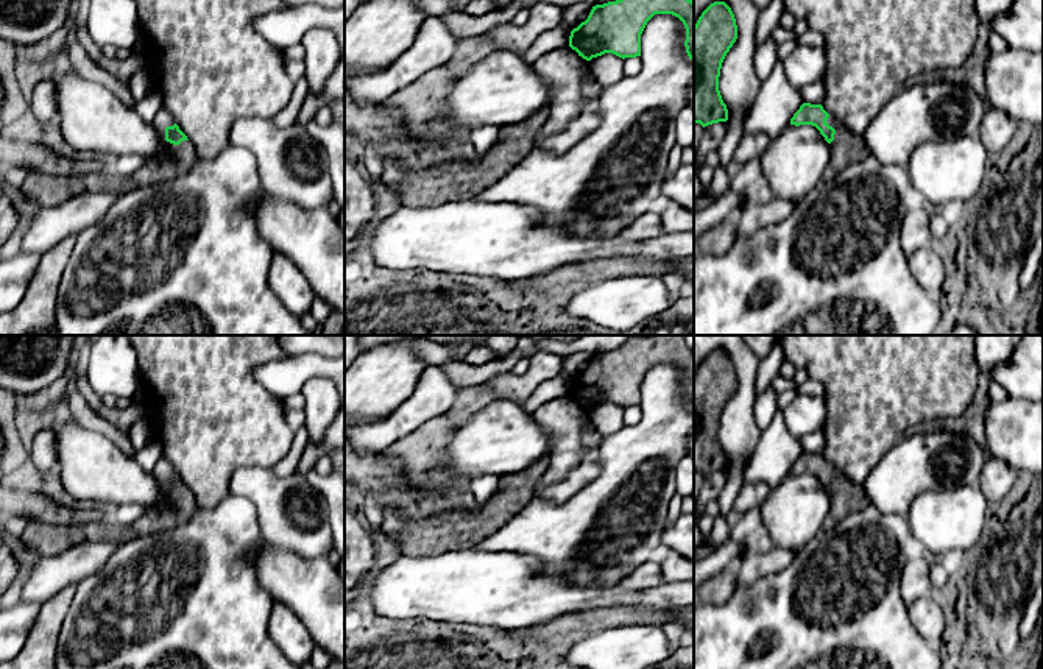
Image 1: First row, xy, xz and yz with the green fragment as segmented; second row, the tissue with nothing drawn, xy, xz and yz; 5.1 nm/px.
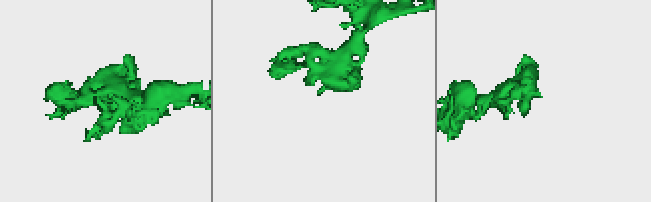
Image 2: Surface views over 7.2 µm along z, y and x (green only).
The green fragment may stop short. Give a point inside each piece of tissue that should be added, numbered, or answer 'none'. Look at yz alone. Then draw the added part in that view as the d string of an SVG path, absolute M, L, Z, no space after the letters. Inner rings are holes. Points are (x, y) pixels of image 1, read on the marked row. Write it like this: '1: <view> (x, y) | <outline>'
1: yz (847, 148) | M829 115L826 123L836 129L834 140L829 143L831 162L825 181L831 181L845 167L868 158L862 134L851 134L842 123Z

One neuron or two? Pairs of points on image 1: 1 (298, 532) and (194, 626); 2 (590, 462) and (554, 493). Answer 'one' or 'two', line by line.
1: two
2: one

